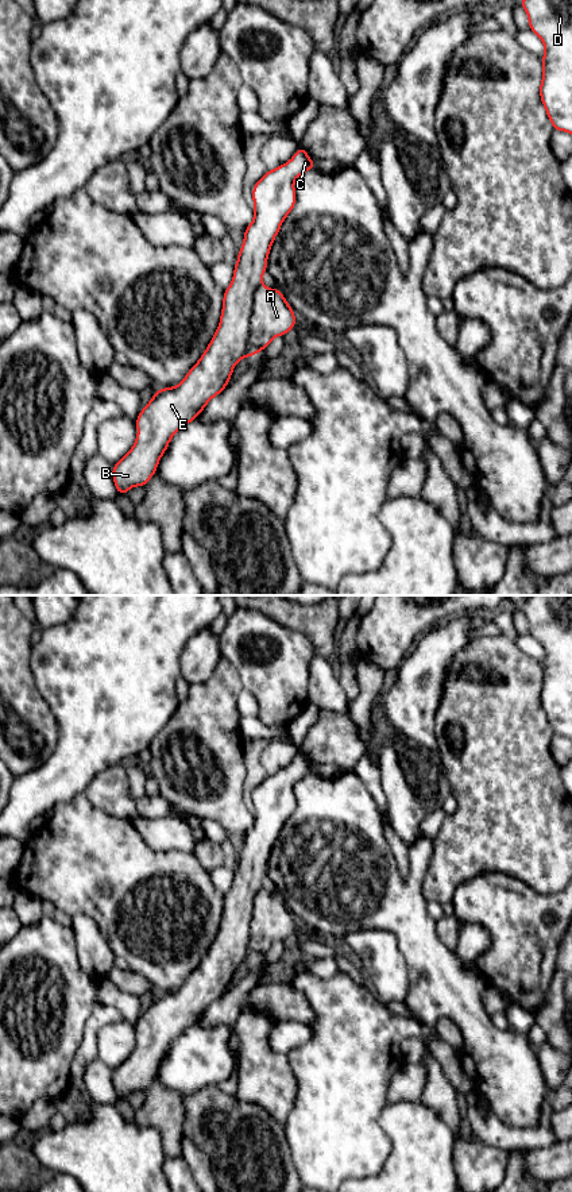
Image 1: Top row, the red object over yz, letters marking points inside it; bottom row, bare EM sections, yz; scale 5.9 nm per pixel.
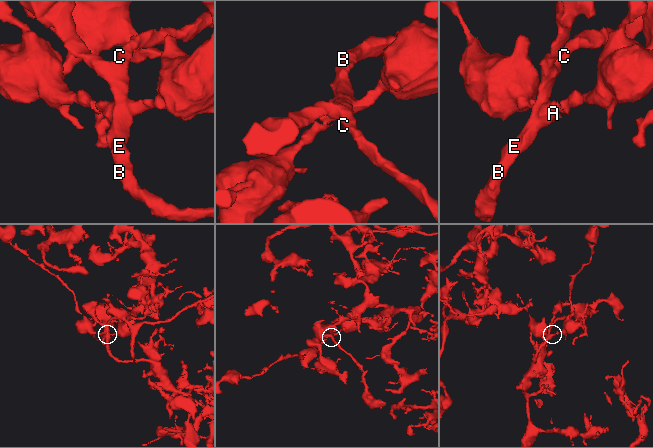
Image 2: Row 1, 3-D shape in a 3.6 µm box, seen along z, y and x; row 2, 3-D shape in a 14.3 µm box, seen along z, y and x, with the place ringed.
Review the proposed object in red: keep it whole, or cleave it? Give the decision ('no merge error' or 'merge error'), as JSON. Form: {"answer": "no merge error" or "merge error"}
{"answer": "merge error"}

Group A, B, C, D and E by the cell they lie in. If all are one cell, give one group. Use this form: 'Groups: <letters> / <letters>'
Groups: A / B C D E

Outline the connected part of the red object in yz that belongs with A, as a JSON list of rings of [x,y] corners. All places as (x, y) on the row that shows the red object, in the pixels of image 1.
[[[259,285],[252,297],[248,343],[252,354],[263,351],[274,337],[285,336],[297,324],[294,309],[279,289]]]

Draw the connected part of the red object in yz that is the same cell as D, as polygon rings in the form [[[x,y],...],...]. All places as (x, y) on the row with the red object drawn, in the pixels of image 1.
[[[521,0],[527,13],[529,28],[545,46],[540,99],[554,131],[572,135],[572,0]]]

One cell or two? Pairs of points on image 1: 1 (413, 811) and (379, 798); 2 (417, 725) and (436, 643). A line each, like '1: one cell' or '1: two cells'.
1: two cells
2: one cell

